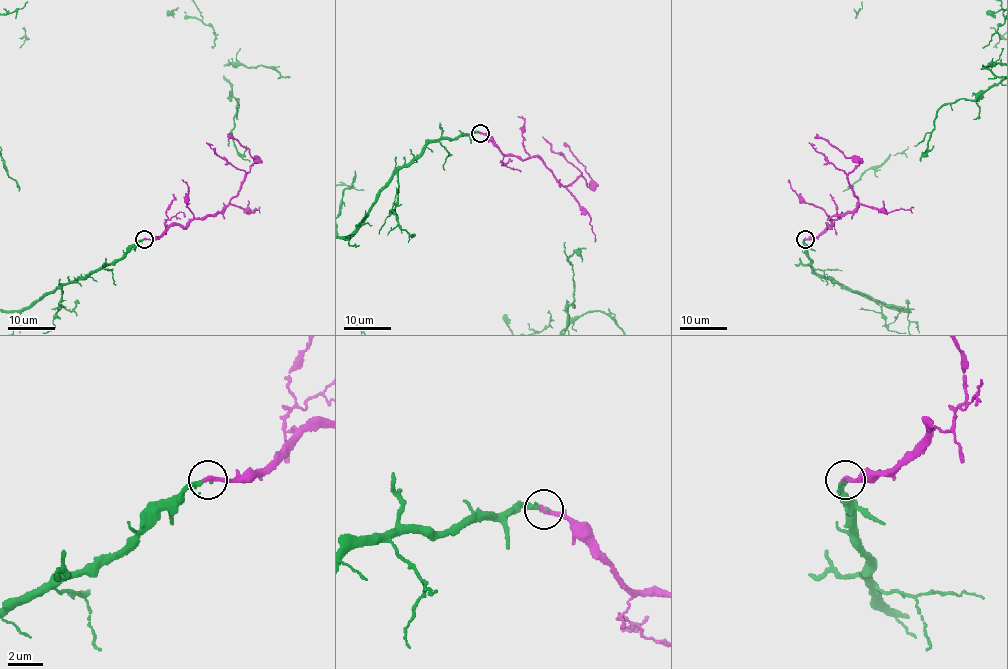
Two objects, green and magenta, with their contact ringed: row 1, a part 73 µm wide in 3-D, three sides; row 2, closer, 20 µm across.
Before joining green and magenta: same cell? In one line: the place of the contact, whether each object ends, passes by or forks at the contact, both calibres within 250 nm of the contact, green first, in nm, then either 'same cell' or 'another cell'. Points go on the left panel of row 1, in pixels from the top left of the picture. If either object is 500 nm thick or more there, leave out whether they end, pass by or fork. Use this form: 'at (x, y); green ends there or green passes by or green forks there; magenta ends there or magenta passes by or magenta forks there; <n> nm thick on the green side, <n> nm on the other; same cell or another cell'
at (144, 239); green ends there; magenta ends there; 200 nm thick on the green side, 320 nm on the other; same cell

